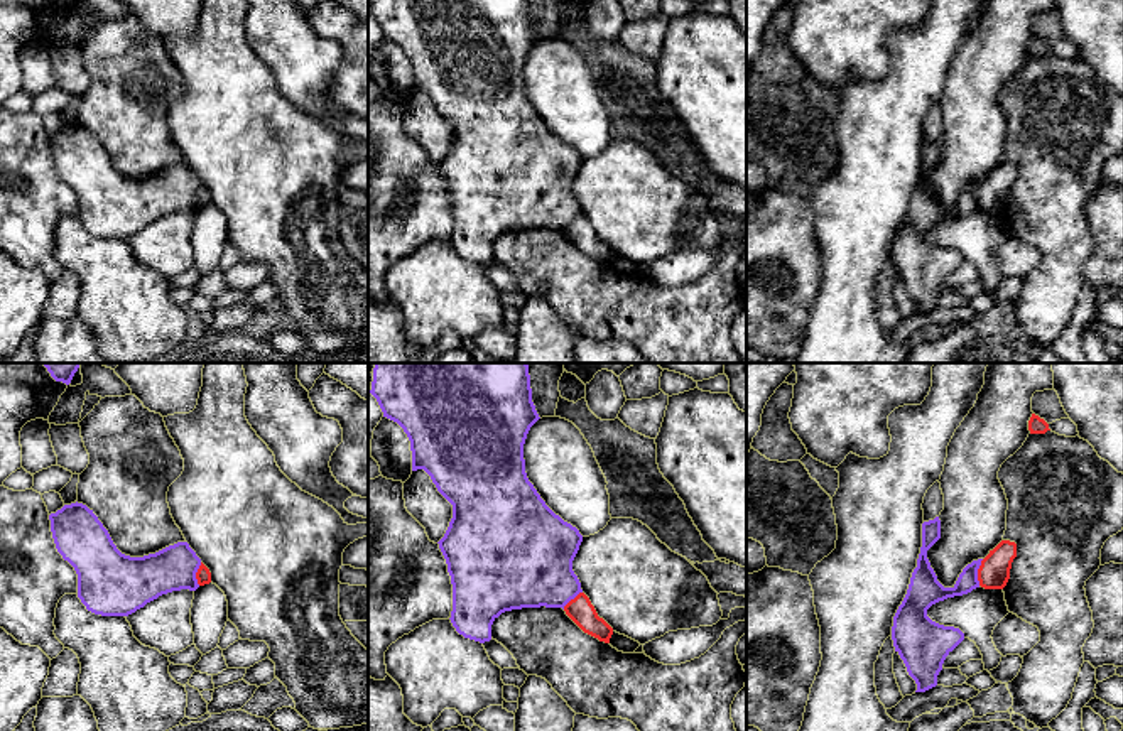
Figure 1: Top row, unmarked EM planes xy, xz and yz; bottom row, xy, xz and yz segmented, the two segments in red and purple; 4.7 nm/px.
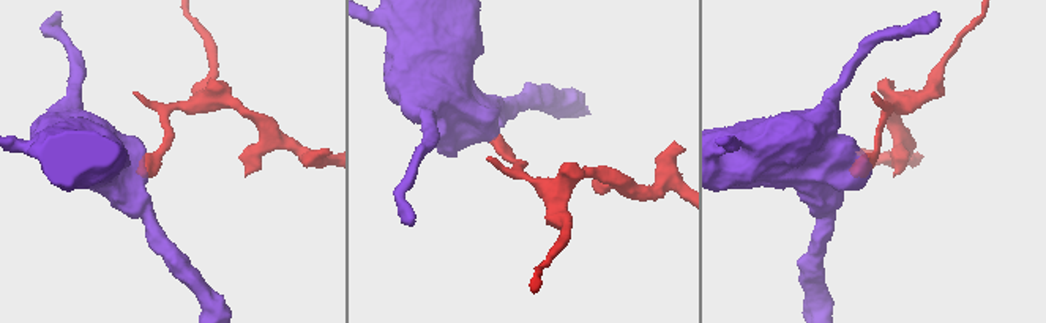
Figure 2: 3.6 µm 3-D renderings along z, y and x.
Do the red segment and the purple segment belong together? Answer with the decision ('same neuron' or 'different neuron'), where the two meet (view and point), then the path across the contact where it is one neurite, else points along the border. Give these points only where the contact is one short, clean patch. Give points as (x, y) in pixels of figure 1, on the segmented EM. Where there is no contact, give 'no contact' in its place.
different neuron; contact yz (978, 573); border yz (983, 559), (978, 569), (978, 584)

